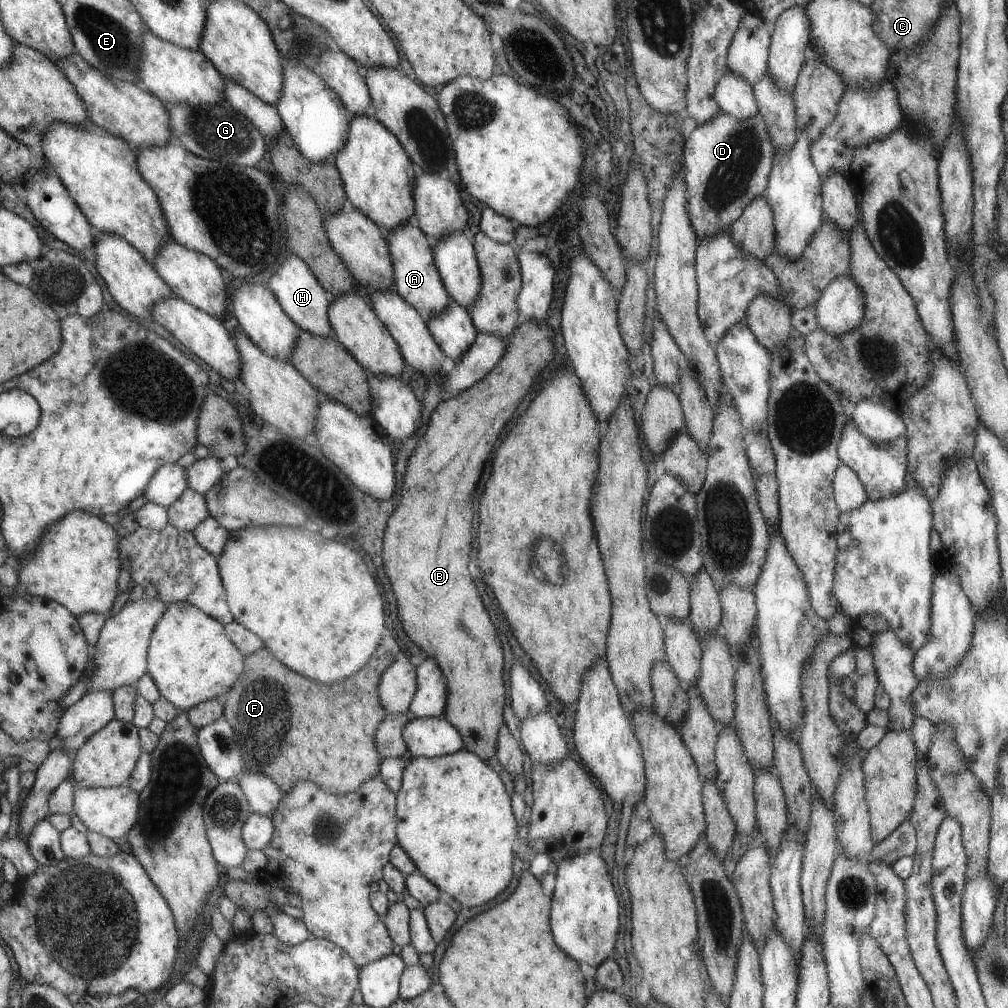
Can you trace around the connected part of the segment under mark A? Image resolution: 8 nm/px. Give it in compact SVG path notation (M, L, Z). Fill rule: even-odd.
M410 219L403 225L387 231L386 238L388 250L391 251L393 290L409 306L421 311L423 318L426 319L447 309L451 298L444 289L443 279L436 269L435 259L431 256L431 246L419 229L411 224Z

